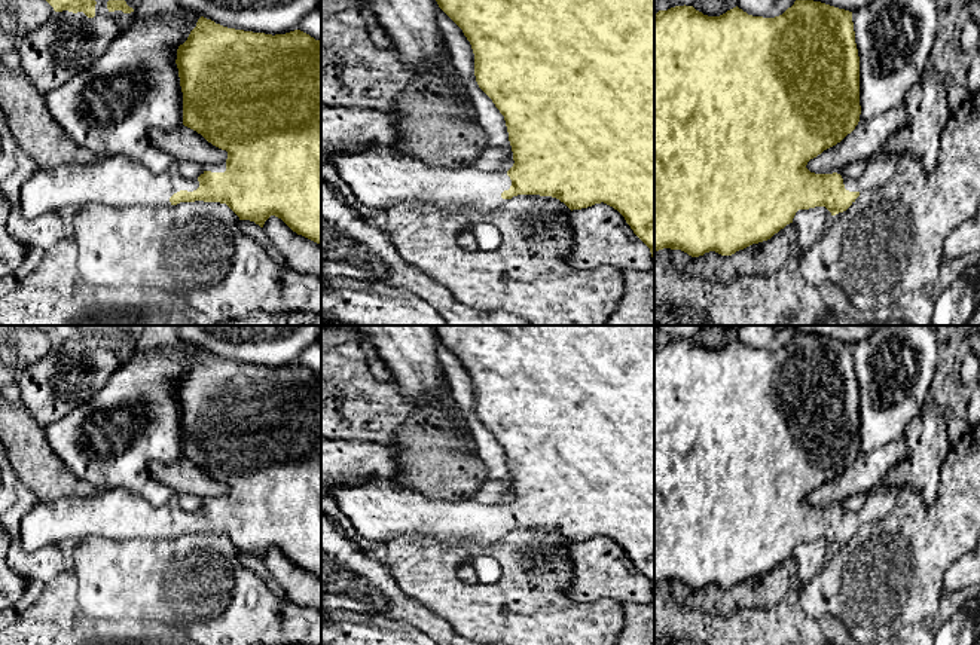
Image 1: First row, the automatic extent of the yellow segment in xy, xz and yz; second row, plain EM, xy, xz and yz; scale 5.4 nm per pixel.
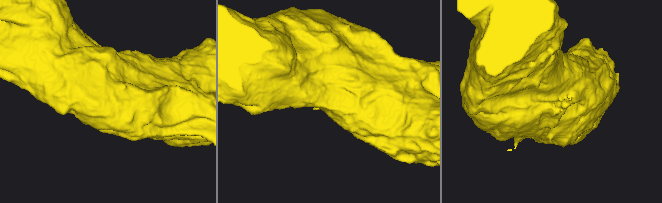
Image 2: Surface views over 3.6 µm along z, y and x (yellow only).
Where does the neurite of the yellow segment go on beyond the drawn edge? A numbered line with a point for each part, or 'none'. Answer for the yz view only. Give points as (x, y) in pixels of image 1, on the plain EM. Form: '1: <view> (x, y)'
1: yz (881, 501)

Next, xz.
1: xz (381, 511)

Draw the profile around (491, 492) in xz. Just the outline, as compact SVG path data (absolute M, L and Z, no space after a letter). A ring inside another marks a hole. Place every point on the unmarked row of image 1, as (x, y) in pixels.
M506 474L501 480L486 480L474 495L485 505L509 504L513 496L510 474Z

